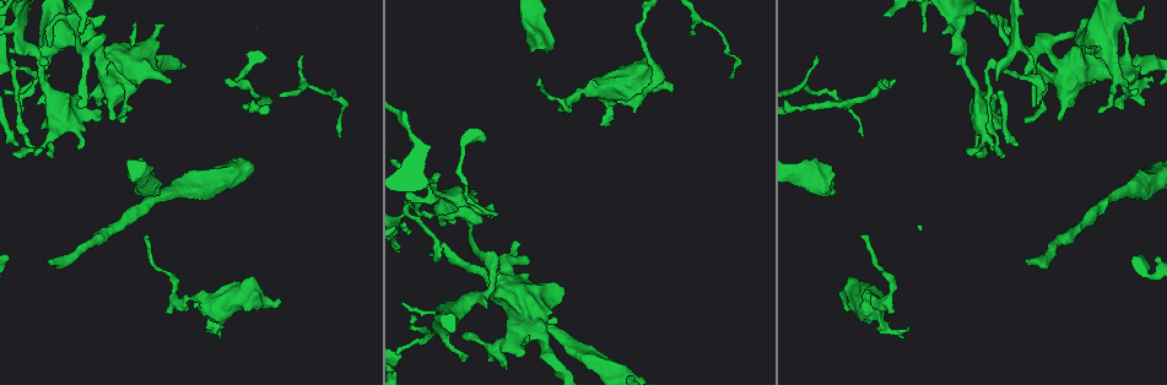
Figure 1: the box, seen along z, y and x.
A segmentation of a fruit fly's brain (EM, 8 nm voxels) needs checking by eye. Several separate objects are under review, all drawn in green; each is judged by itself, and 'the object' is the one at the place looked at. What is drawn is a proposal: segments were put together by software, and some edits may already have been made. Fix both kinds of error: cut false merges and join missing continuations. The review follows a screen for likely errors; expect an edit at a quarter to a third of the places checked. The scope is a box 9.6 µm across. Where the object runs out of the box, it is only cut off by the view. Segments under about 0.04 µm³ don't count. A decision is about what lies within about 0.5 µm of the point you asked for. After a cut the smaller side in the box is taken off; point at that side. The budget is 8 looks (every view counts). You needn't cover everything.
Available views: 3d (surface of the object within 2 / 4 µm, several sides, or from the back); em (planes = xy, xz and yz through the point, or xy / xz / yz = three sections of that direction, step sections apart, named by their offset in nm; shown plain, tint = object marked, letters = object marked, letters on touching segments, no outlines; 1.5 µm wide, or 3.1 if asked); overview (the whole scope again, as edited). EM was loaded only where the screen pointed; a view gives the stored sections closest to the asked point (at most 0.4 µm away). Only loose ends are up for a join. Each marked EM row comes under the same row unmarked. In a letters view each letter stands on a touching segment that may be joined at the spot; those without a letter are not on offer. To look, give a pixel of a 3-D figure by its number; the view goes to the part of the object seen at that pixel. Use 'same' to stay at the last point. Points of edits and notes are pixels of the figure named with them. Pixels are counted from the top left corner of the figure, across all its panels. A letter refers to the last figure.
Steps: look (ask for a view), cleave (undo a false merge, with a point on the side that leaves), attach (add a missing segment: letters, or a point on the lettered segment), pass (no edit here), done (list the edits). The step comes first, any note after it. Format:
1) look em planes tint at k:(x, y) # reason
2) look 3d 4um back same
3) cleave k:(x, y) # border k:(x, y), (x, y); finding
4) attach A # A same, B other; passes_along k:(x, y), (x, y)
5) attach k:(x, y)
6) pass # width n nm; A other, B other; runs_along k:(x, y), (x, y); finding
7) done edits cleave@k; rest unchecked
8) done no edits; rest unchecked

look em 3.1um planes letters at 1:(110, 62)

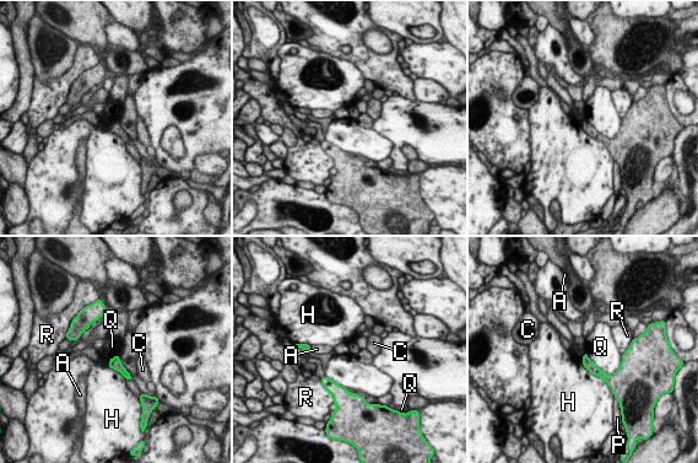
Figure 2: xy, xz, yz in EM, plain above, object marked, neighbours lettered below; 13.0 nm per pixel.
pass # longest_contact H 550 nm; A other, C other, H other, P other, Q other, R other; runs_along 2:(585, 360), (596, 371), (611, 377); no lettered segment goes on from it

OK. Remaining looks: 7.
look em planes letters at 1:(556, 317) # an open end

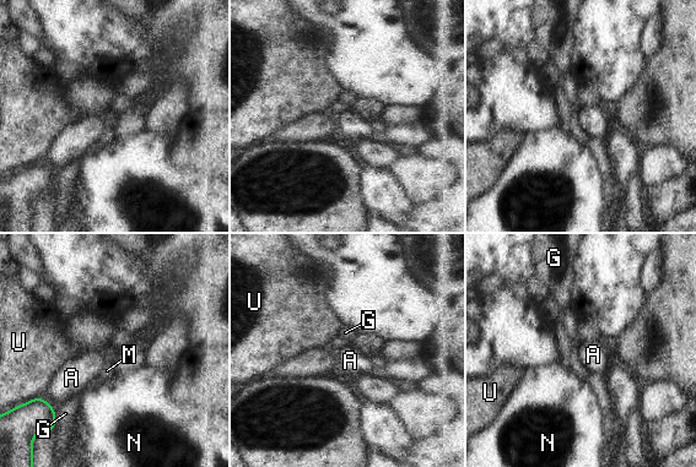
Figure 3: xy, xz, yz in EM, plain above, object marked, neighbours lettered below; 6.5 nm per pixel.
pass # A other, G other, M other, N other, U other; none of them fits

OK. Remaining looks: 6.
look 3d 4um at 1:(49, 260) # long arm stops here

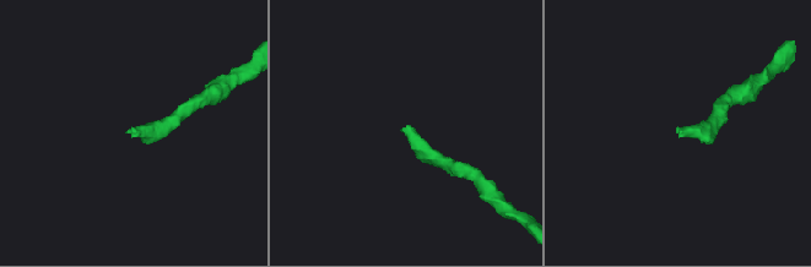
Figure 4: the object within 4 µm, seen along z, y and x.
look em planes letters at 4:(133, 133) # now the EM

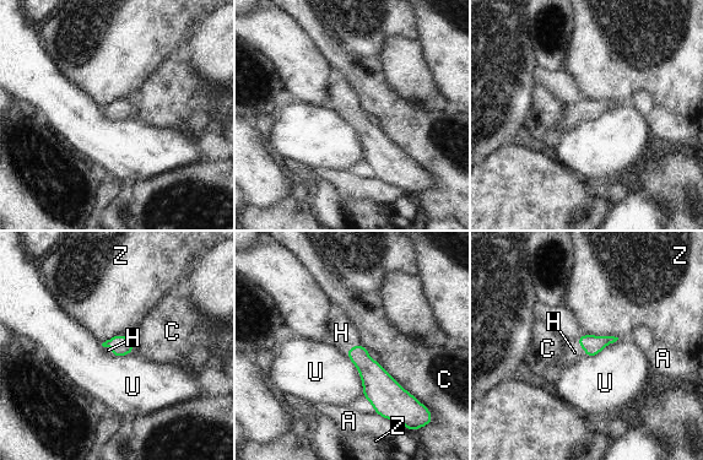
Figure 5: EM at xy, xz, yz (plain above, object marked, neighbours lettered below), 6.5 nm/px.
attach 5:(341, 333) # longest_contact C 400 nm; A other, C other, H same, U other, Z other; the cell continues

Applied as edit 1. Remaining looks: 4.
done edits attach@5; rest unchecked

